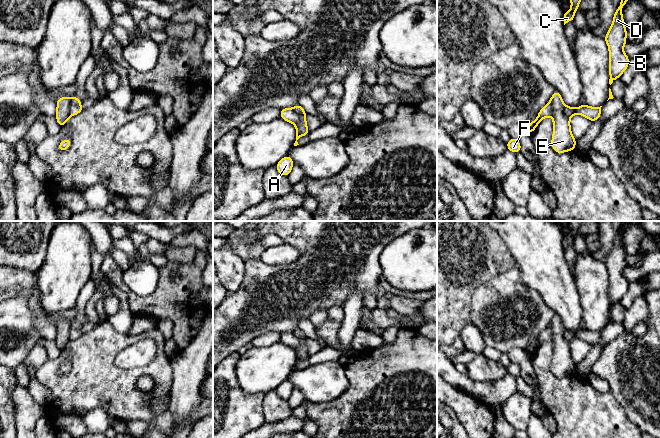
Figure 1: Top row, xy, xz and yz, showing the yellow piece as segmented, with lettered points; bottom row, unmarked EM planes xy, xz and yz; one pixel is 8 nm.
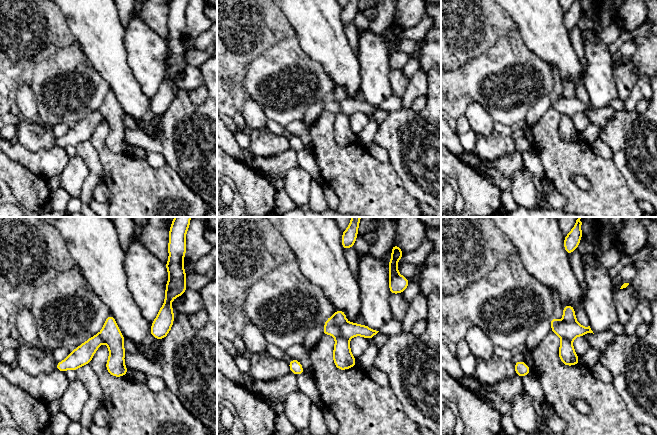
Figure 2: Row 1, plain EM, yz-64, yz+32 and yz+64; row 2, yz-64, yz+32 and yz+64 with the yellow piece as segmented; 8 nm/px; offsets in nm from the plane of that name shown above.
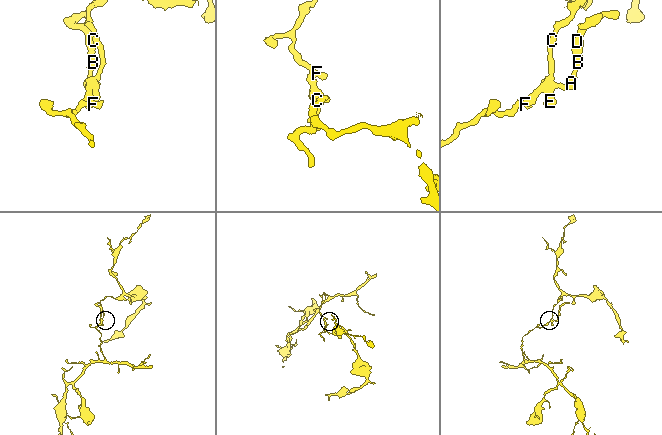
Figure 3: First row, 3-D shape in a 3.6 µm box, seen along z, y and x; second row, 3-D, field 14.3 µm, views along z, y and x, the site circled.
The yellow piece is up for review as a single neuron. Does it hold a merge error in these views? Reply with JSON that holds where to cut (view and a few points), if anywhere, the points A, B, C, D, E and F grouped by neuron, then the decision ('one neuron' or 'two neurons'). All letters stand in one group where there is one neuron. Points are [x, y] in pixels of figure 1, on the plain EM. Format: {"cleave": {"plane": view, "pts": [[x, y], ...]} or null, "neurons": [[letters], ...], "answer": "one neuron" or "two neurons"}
{"cleave": {"plane": "xy", "pts": [[73, 321], [70, 327], [69, 339]]}, "neurons": [["A", "B", "D", "F"], ["C", "E"]], "answer": "two neurons"}

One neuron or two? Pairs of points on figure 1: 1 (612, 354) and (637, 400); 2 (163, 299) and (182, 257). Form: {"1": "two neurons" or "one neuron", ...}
{"1": "one neuron", "2": "two neurons"}

